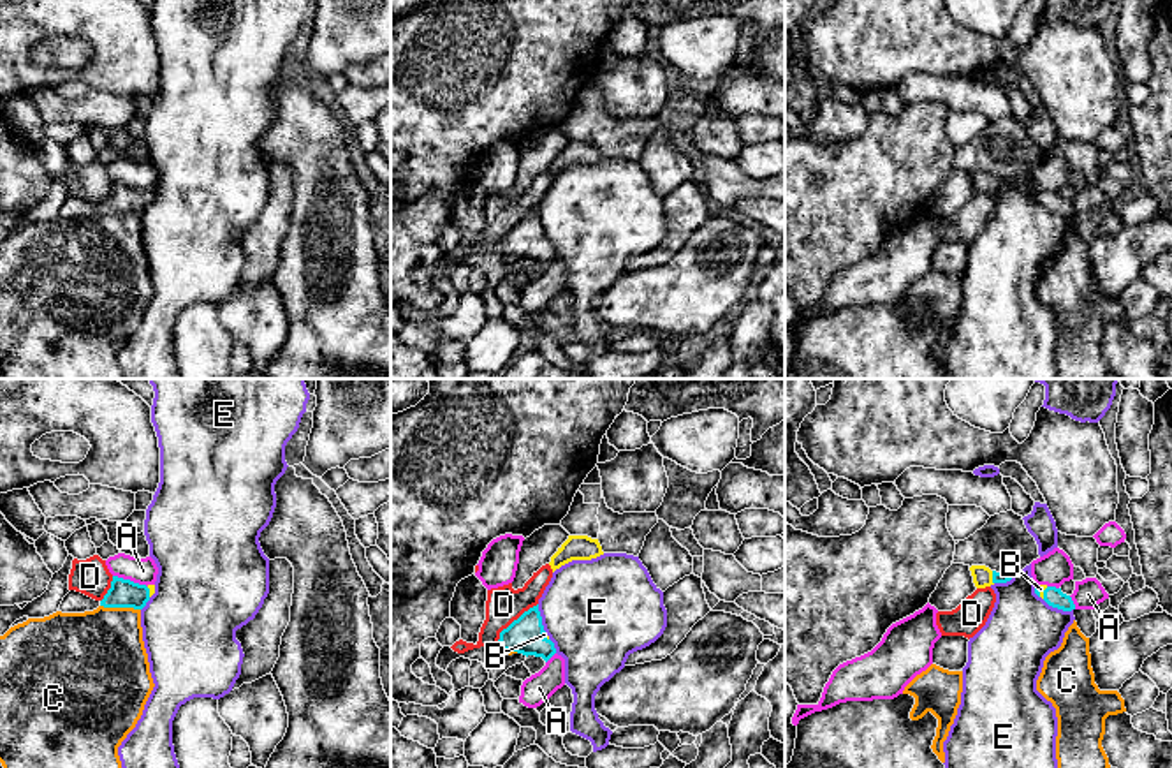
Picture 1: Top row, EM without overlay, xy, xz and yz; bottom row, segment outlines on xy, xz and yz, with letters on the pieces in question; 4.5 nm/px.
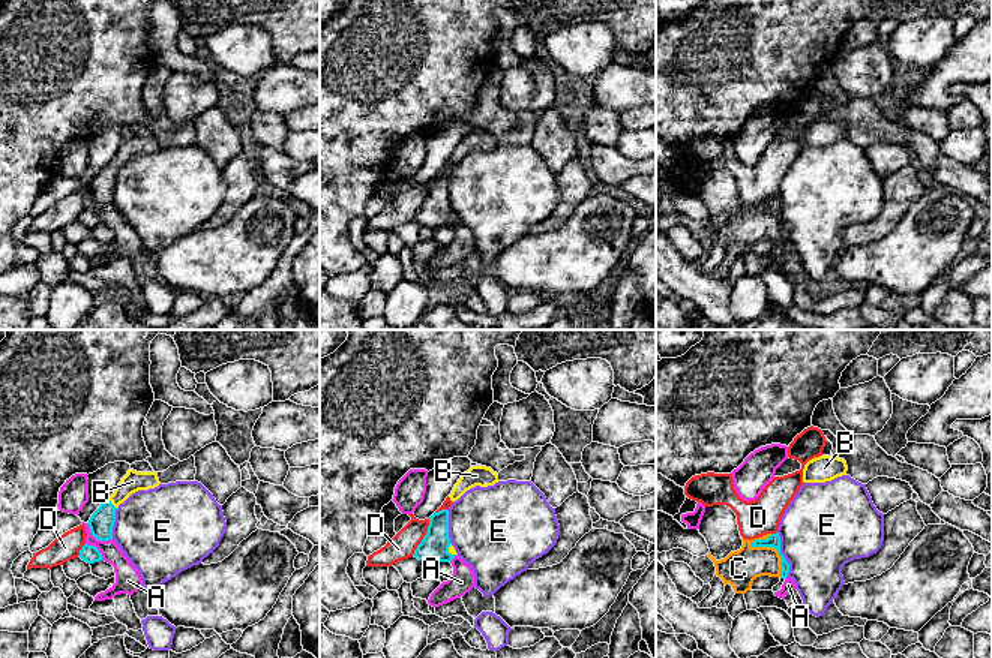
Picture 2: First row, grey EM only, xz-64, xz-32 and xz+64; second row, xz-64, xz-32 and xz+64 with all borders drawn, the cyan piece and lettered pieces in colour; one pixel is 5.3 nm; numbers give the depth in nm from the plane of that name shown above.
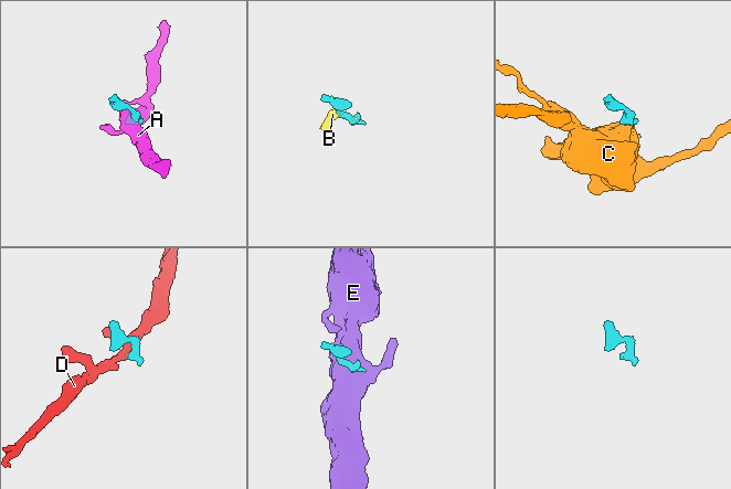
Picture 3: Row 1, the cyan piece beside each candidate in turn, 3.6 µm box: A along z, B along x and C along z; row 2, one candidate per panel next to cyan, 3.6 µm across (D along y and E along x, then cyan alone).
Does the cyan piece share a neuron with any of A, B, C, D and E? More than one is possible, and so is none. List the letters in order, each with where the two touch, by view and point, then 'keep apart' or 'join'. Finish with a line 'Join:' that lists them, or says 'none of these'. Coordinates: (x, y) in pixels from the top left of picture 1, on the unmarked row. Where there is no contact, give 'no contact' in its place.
A: xy (129, 185) | keep apart
B: yz (993, 184) | join
C: xy (120, 212) | keep apart
D: xz (514, 226) | keep apart
E: yz (1058, 214) | keep apart
Join: B

